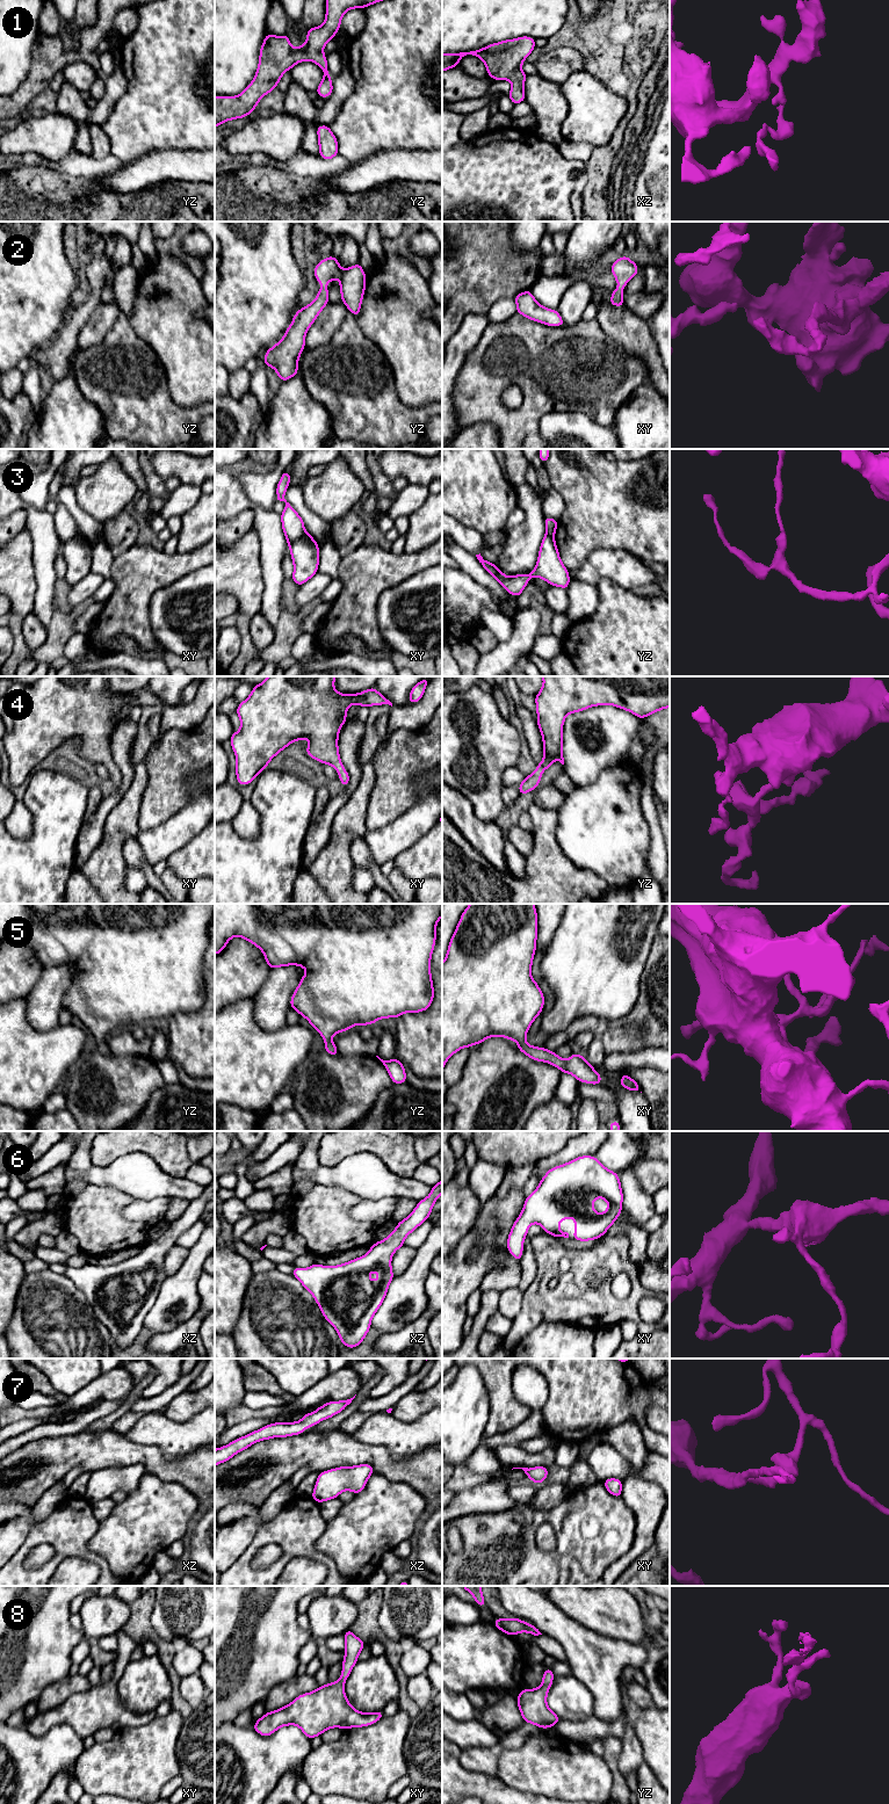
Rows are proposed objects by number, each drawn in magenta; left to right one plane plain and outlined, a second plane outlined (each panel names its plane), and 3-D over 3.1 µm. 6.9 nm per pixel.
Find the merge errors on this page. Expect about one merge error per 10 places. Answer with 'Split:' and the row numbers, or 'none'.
Split: 3

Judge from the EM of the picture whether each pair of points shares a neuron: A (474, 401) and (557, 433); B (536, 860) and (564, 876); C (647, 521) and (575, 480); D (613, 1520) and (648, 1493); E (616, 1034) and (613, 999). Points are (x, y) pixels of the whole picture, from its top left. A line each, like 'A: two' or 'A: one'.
A: two
B: one
C: one
D: two
E: two

